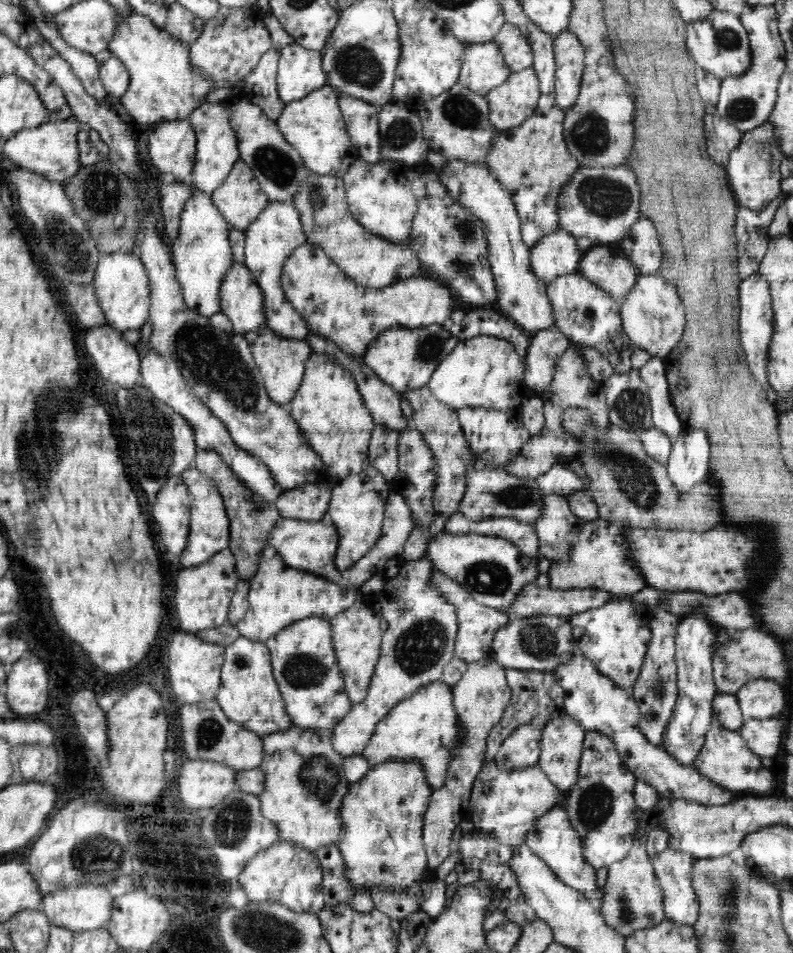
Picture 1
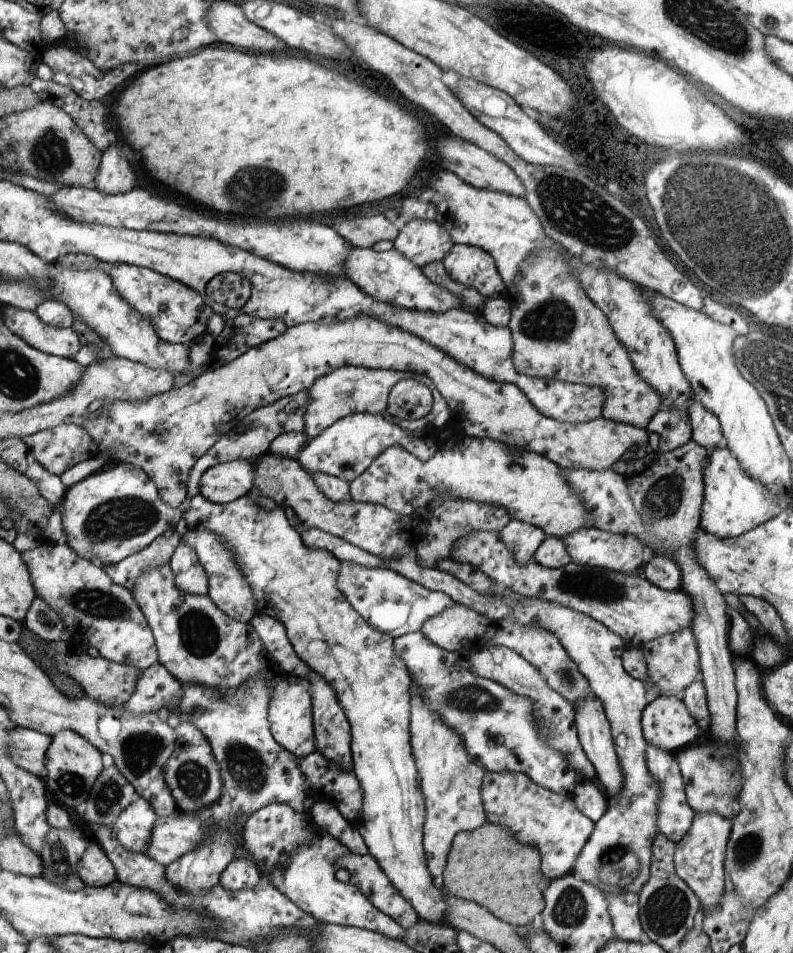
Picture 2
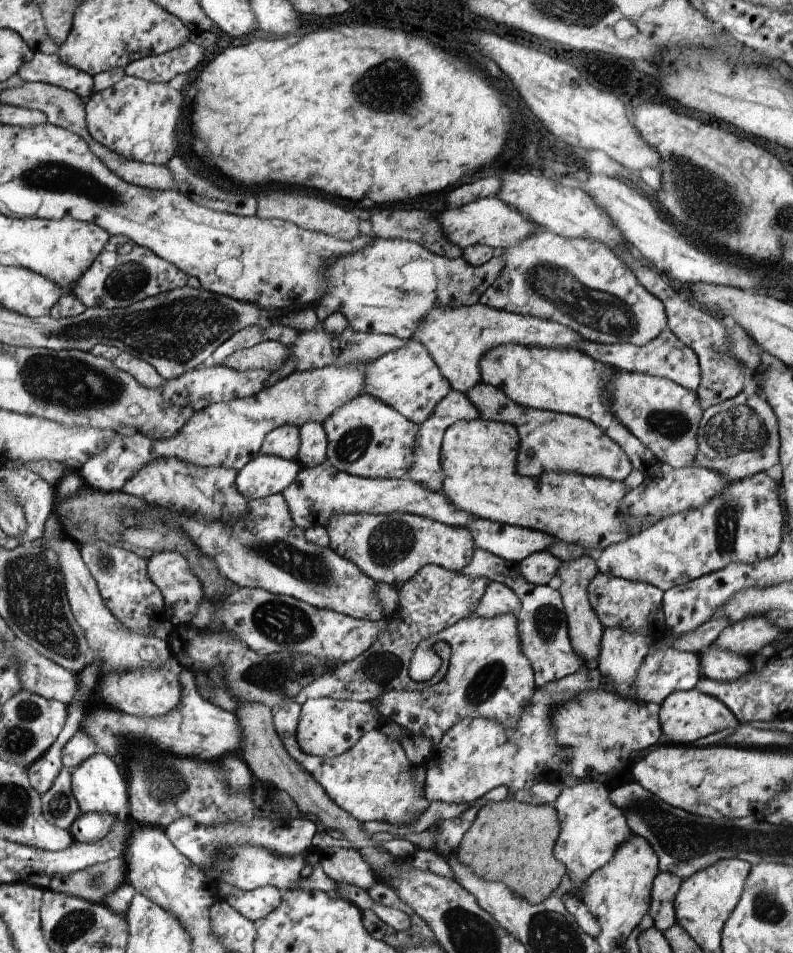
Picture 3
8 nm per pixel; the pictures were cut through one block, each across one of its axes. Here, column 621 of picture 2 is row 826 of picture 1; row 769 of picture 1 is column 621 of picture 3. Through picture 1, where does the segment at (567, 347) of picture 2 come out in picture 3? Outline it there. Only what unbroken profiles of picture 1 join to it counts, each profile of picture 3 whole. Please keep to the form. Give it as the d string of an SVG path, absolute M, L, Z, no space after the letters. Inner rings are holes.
M613 368L607 393L609 410L652 451L660 463L673 468L693 465L699 449L697 428L704 414L696 391L687 390L669 378Z

